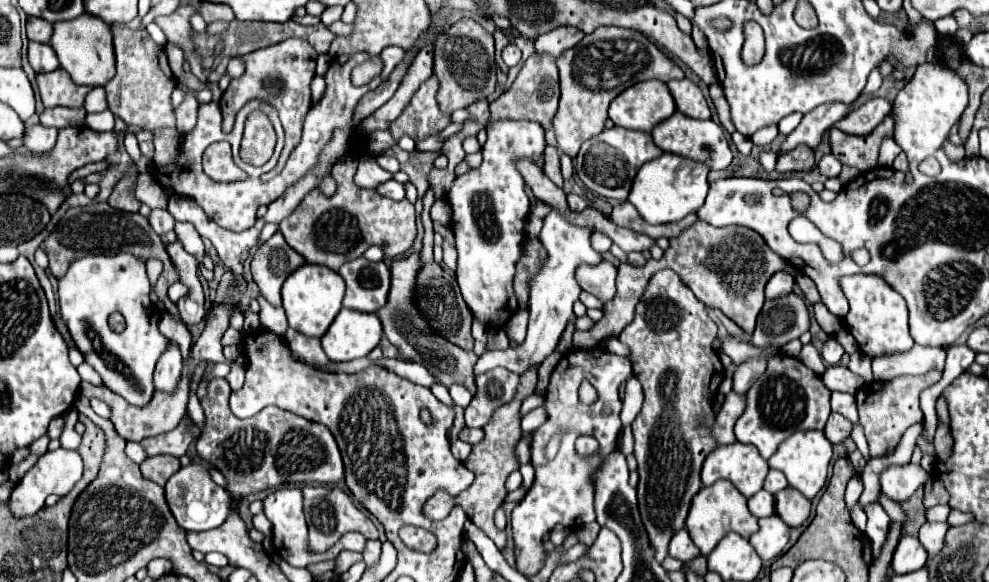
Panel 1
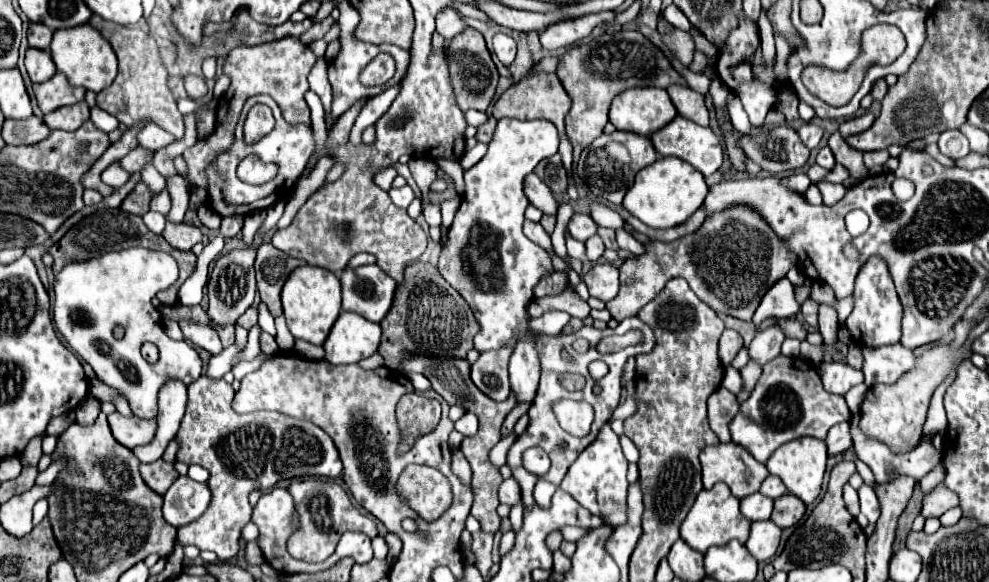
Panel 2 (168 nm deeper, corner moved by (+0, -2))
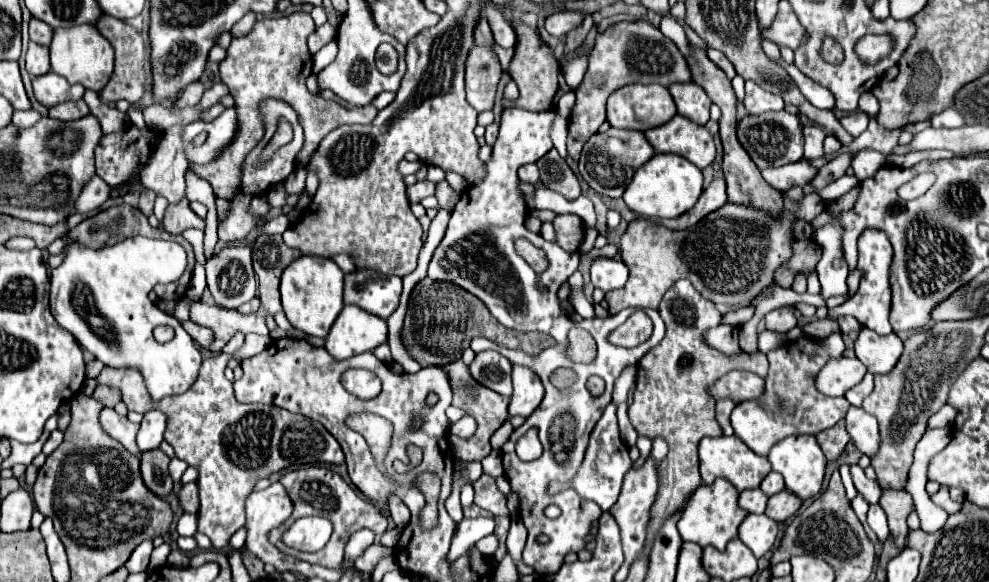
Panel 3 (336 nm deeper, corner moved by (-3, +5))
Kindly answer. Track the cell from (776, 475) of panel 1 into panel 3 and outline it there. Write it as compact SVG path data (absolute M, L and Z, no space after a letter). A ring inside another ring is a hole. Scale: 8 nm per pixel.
M769 472L763 482L761 482L761 490L767 494L767 496L773 496L781 490L785 490L785 482L783 482L783 476L779 472Z

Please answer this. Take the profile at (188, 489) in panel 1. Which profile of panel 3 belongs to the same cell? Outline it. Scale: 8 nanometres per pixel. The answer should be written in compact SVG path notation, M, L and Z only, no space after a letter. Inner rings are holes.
M185 484L179 492L179 502L184 513L196 514L199 510L199 492L197 492L197 484Z

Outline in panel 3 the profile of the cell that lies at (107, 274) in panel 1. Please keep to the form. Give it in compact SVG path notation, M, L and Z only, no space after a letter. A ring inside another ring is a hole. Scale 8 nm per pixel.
M133 236L115 246L107 246L99 250L71 242L65 246L65 258L61 266L51 270L51 314L55 316L59 326L69 330L77 338L77 342L103 364L113 368L137 366L145 376L145 384L153 400L161 400L173 394L183 394L197 378L201 366L201 354L195 348L191 336L181 328L179 320L159 310L159 307L149 300L149 292L153 290L155 284L175 282L185 272L185 268L187 268L187 254L177 242ZM159 324L173 326L175 338L171 342L159 344L153 338L153 328Z

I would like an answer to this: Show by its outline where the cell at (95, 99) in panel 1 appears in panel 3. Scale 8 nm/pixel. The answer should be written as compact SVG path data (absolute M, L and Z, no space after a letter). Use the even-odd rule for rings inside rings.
M85 90L83 100L87 102L91 114L99 118L99 124L101 124L101 128L103 128L103 133L123 132L123 130L131 124L129 118L127 118L127 114L119 112L117 108L109 108L107 104L103 104L103 102L99 100L99 94L97 94L97 92Z

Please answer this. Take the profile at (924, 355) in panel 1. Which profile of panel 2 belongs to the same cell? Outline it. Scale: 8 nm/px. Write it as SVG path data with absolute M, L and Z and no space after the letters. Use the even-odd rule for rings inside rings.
M886 345L878 349L862 349L866 383L894 383L900 375L908 373L916 365L916 355L904 345Z

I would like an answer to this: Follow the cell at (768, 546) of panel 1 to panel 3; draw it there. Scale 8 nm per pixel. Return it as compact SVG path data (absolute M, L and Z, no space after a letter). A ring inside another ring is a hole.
M747 514L739 526L739 540L755 554L755 558L761 558L773 548L777 532L779 528L775 520L765 514Z

